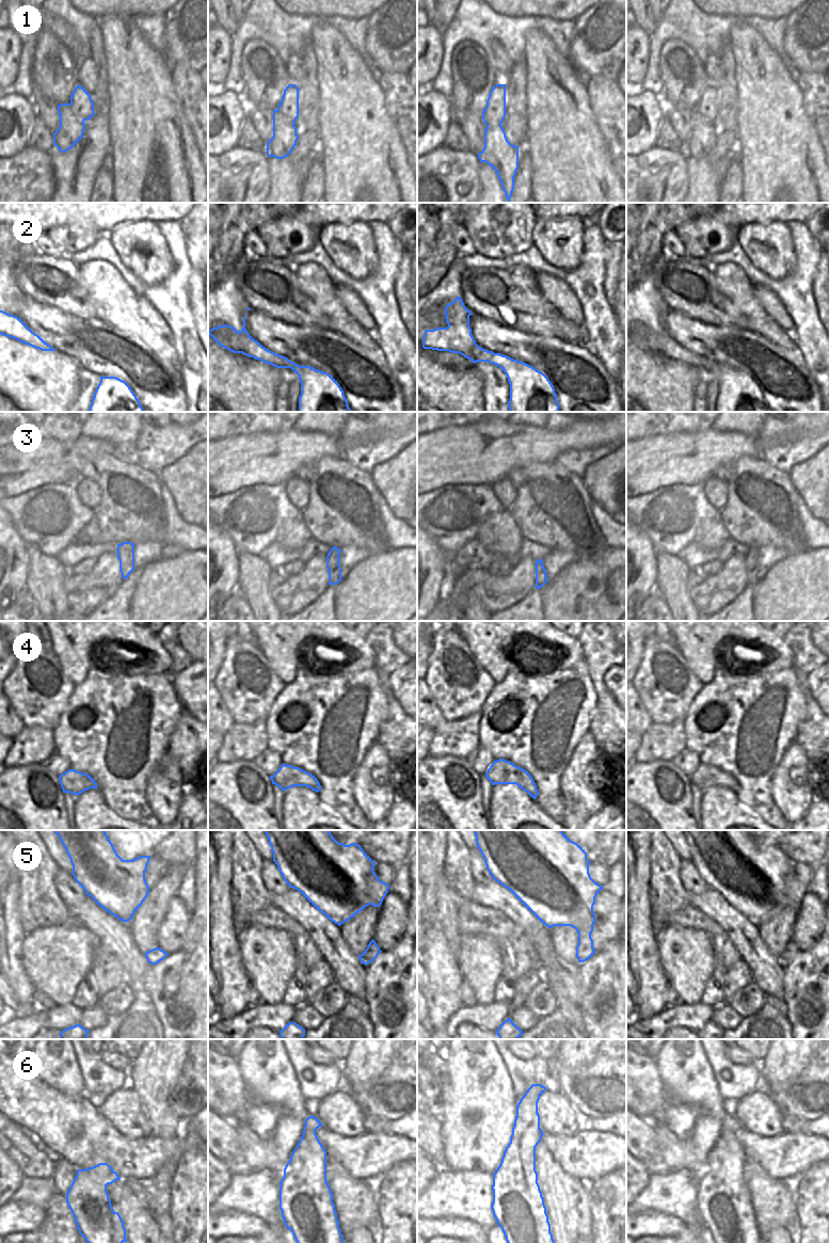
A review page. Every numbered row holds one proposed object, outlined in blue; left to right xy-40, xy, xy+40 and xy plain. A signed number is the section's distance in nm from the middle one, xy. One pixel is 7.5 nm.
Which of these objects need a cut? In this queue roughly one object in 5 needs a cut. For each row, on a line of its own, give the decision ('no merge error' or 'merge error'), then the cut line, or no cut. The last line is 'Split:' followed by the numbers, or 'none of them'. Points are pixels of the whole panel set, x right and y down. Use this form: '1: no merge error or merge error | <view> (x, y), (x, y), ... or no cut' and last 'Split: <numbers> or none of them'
1: merge error | xy-40 (69, 104), (73, 112), (83, 122)
2: no merge error | no cut
3: no merge error | no cut
4: no merge error | no cut
5: no merge error | no cut
6: no merge error | no cut
Split: 1

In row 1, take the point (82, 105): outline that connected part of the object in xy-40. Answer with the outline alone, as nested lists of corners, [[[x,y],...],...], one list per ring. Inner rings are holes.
[[[80,84],[75,87],[70,96],[70,105],[75,115],[83,122],[89,121],[95,114],[91,95]]]

